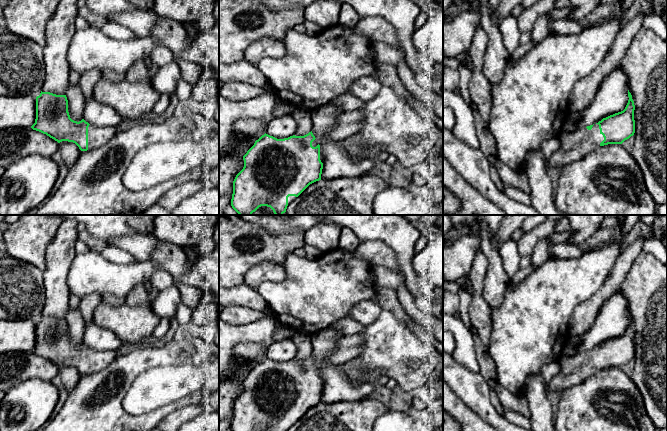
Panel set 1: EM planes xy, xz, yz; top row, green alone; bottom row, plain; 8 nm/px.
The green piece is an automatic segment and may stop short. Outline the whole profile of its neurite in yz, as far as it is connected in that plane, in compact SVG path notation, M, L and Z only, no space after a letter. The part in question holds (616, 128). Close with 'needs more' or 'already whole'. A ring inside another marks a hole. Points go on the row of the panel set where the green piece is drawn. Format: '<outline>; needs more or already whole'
M629 90L628 97L628 103L623 111L572 132L561 131L559 134L561 147L545 162L546 167L561 169L567 164L584 158L599 146L622 144L633 136L635 133L635 105Z; needs more

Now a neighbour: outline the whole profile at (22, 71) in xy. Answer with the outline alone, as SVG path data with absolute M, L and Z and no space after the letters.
M10 31L0 33L0 97L37 97L45 80L43 47Z

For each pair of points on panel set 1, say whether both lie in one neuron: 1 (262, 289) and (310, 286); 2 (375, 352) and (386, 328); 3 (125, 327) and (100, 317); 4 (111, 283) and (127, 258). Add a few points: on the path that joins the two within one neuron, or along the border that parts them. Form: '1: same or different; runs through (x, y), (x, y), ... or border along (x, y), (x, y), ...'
1: same; runs through (274, 289), (298, 289)
2: same; runs through (378, 346), (386, 338), (386, 334)
3: same; runs through (119, 321), (116, 318), (106, 317)
4: different; border along (101, 255), (121, 264), (138, 261)

